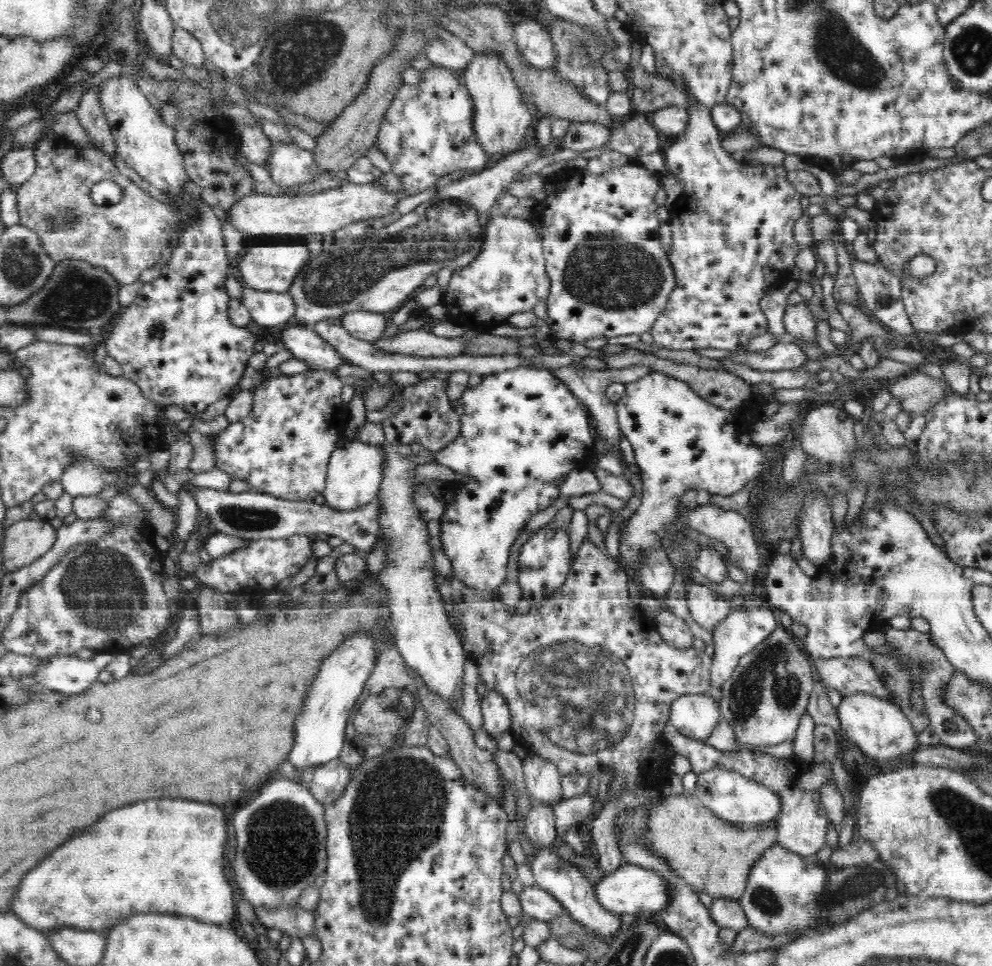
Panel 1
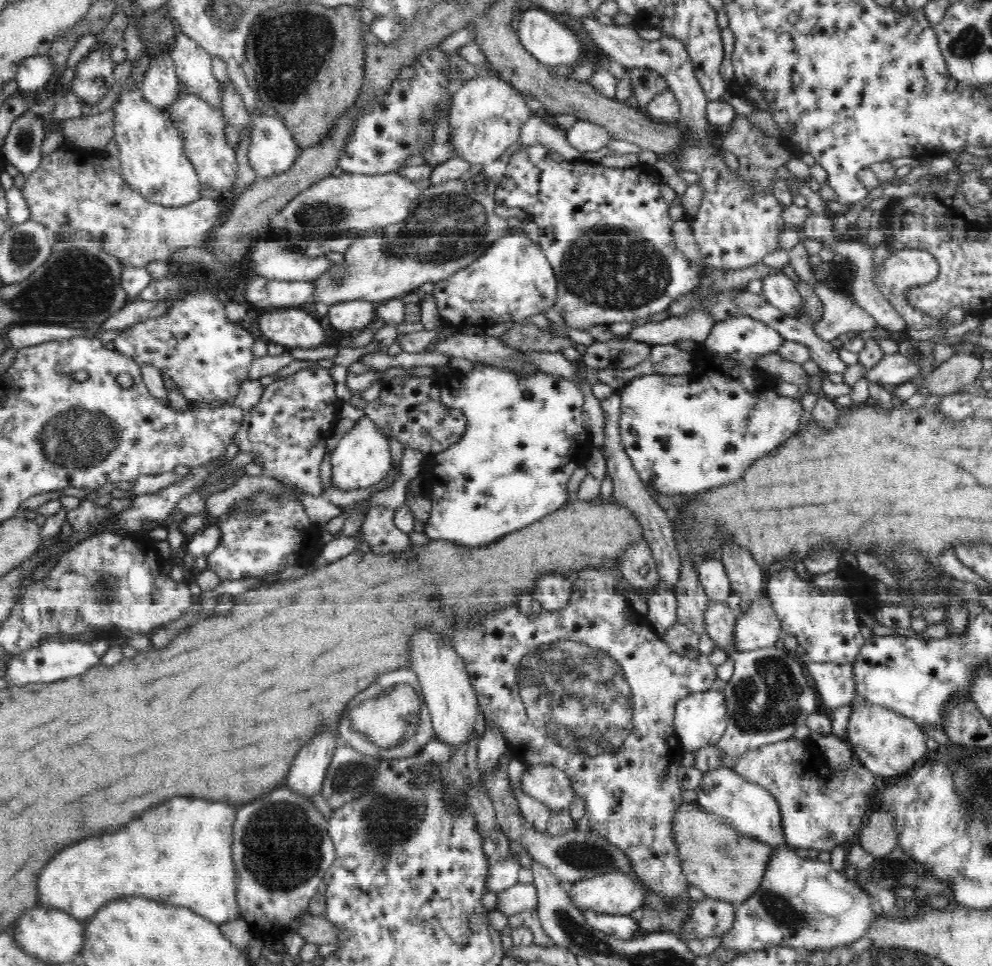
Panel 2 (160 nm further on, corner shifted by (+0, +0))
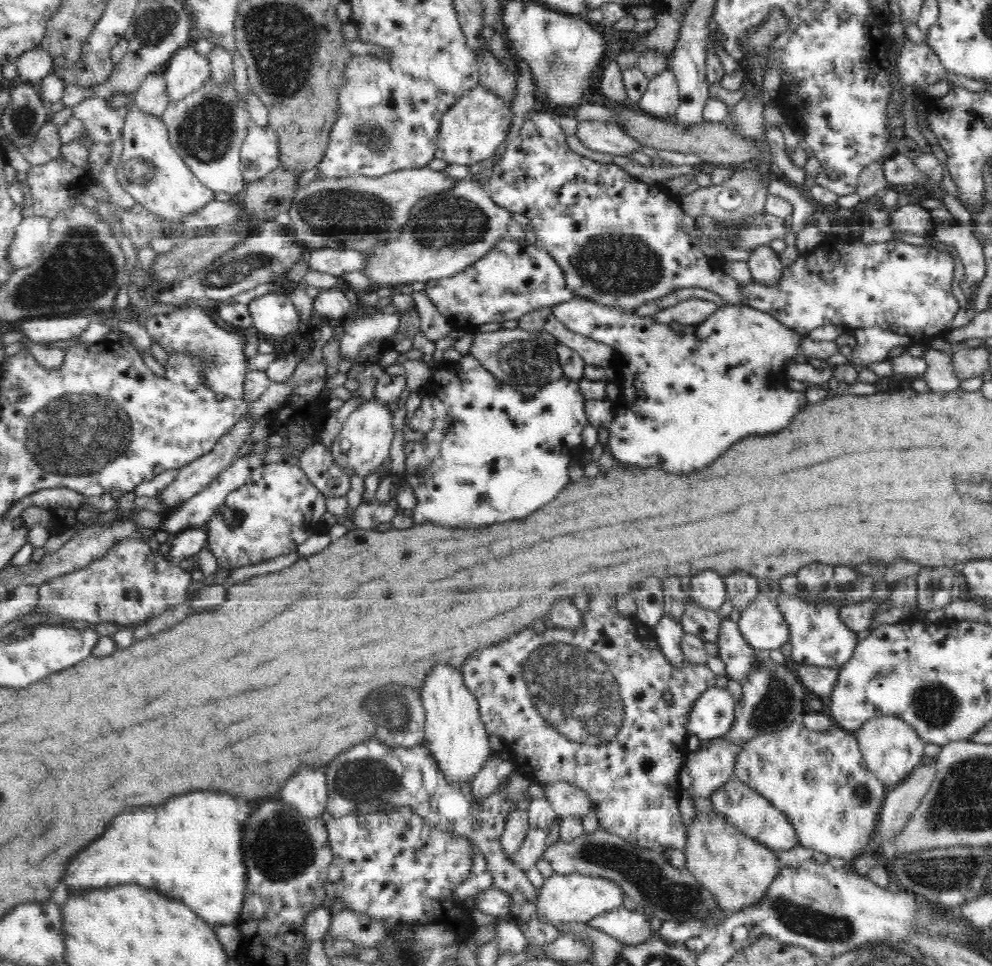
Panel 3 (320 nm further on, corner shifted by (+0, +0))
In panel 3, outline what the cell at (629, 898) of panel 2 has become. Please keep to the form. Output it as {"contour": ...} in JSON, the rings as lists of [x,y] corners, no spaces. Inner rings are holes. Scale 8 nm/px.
{"contour":[[[552,873],[544,879],[543,885],[537,889],[536,912],[548,924],[555,927],[568,922],[587,925],[595,916],[622,907],[625,894],[622,887],[608,878],[588,876],[580,873],[562,875]]]}

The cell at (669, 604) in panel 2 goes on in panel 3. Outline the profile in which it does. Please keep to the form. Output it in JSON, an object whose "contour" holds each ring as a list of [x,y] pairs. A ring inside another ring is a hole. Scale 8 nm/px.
{"contour":[[[663,614],[660,622],[653,629],[658,646],[664,651],[666,658],[677,666],[682,666],[686,660],[684,660],[684,653],[680,646],[682,636],[685,633],[681,623]]]}

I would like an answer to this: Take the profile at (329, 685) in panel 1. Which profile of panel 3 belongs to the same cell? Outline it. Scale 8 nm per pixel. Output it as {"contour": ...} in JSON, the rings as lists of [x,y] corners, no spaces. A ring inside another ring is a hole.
{"contour":[[[304,766],[296,776],[292,776],[282,792],[276,796],[286,806],[293,806],[304,818],[322,816],[328,798],[326,766],[312,770]]]}

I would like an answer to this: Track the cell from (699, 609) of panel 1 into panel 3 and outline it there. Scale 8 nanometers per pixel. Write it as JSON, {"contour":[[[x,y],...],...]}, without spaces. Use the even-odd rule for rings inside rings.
{"contour":[[[722,617],[717,645],[718,656],[725,664],[725,676],[740,684],[746,682],[750,666],[754,666],[754,649],[742,636],[739,623],[733,622],[729,617]]]}

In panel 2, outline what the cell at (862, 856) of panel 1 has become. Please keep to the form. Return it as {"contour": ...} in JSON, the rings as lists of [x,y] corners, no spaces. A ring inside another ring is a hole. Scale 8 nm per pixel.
{"contour":[[[888,813],[869,814],[858,832],[856,842],[876,859],[890,854],[898,847],[898,829],[894,826],[894,817]]]}

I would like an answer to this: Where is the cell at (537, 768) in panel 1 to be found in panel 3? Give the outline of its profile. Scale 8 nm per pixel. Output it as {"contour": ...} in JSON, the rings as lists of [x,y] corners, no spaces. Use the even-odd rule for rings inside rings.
{"contour":[[[564,780],[541,786],[545,791],[545,798],[550,801],[558,817],[581,816],[584,818],[586,814],[593,812],[590,797],[577,786]]]}

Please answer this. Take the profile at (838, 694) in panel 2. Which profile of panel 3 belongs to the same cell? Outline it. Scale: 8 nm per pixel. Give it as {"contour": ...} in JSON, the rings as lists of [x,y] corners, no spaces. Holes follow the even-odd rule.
{"contour":[[[800,665],[795,666],[797,681],[815,697],[829,697],[835,687],[839,673],[838,666],[826,668],[822,666]]]}

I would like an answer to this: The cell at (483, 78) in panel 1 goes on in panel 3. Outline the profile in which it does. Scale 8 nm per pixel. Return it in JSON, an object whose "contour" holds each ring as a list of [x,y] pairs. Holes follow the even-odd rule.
{"contour":[[[479,84],[462,94],[444,114],[436,140],[434,157],[449,164],[468,165],[476,168],[477,163],[496,154],[496,148],[504,144],[510,128],[510,108],[504,98],[486,90]]]}

